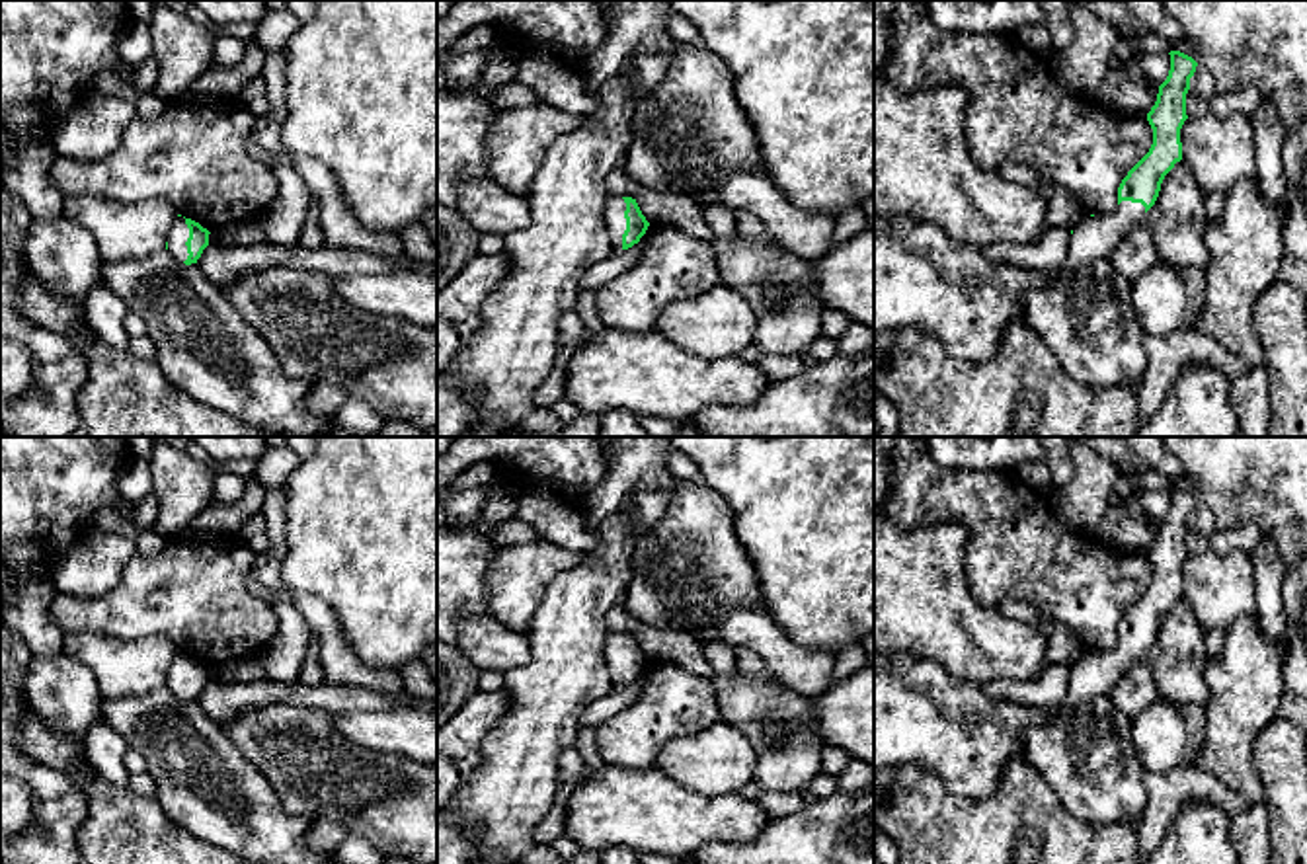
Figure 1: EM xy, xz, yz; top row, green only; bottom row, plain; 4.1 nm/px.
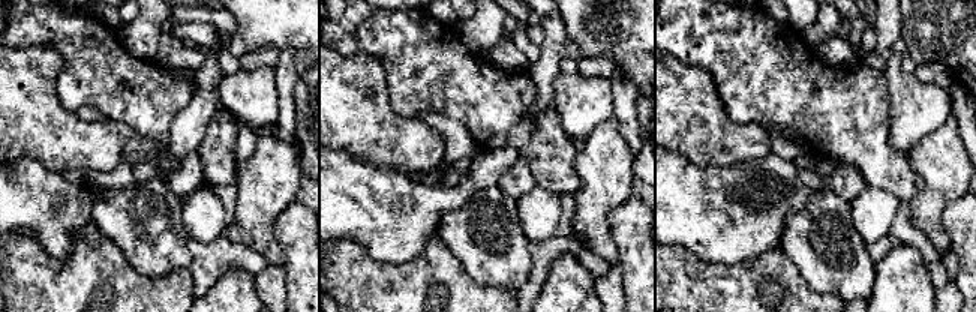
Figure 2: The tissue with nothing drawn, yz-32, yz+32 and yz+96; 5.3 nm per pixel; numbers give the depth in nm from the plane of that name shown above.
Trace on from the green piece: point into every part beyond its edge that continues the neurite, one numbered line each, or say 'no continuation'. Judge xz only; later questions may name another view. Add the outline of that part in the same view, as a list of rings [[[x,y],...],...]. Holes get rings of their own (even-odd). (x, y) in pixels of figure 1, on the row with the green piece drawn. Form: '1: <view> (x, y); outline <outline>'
1: xz (615, 221); outline [[[613,197],[607,201],[605,207],[605,224],[609,230],[609,240],[613,246],[613,252],[622,250],[622,234],[626,230],[626,218],[624,218],[626,203],[622,197]]]

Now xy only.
1: xy (180, 233); outline [[[176,216],[174,224],[172,224],[172,232],[168,236],[168,252],[178,259],[178,261],[185,261],[187,259],[187,242],[189,238],[189,228],[185,224],[183,216]]]

